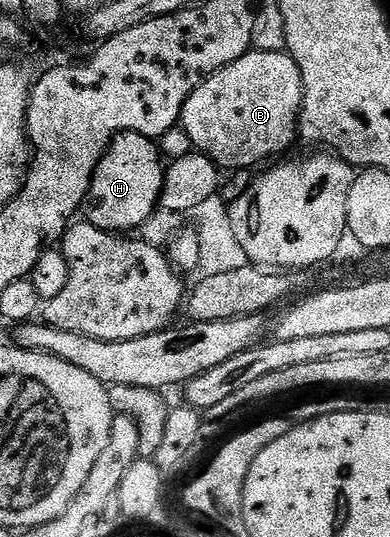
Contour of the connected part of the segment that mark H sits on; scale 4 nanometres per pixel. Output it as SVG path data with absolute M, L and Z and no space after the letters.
M122 132L113 136L112 143L104 151L100 165L92 175L87 219L107 232L135 233L161 207L160 195L164 189L165 171L166 164L155 139L137 132Z

